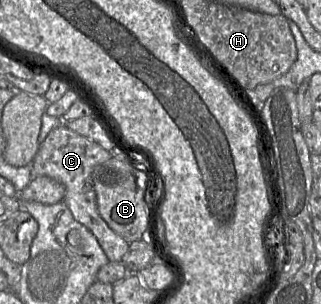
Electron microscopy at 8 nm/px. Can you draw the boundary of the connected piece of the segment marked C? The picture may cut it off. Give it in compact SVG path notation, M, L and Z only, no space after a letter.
M63 123L52 130L40 144L39 150L32 161L31 179L48 176L62 183L65 186L64 201L74 219L84 225L96 237L110 262L122 262L128 251L129 243L116 234L100 216L92 180L94 168L112 157L112 152L69 129Z

